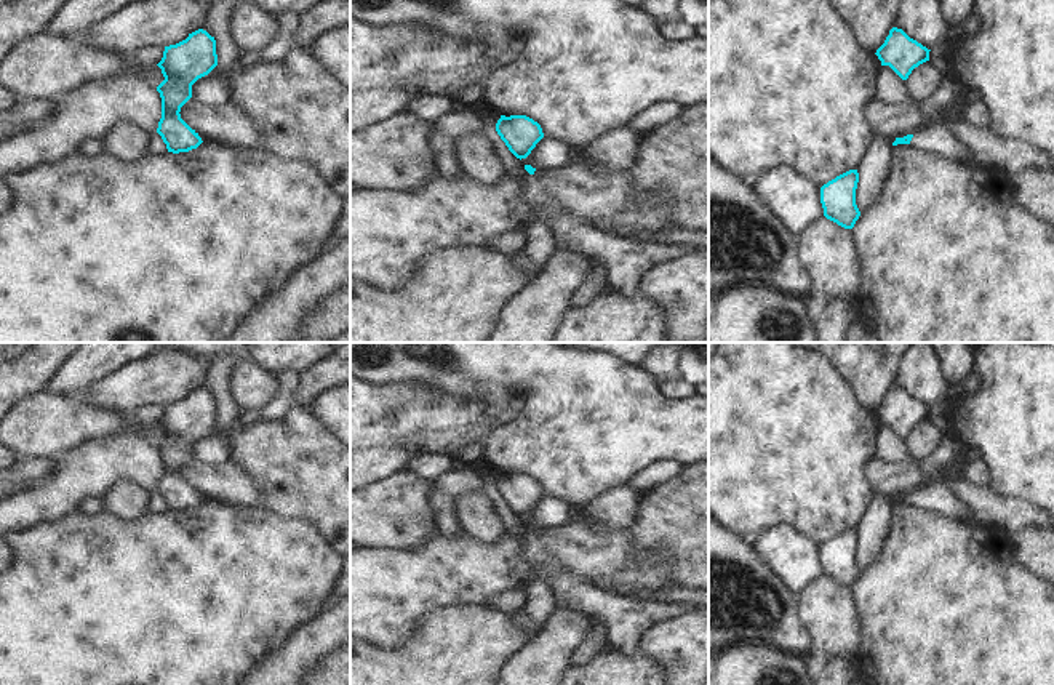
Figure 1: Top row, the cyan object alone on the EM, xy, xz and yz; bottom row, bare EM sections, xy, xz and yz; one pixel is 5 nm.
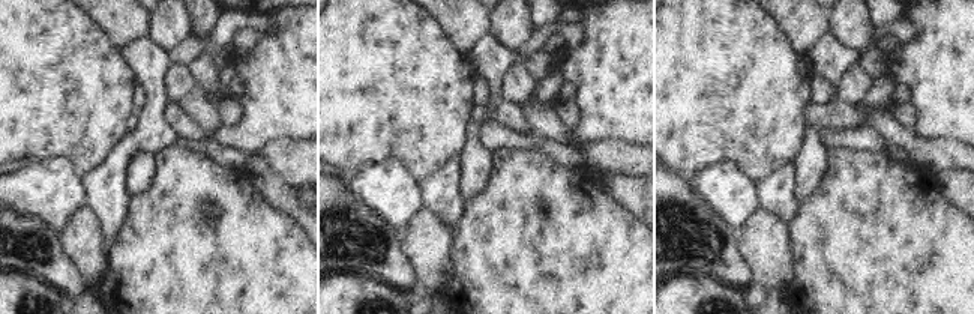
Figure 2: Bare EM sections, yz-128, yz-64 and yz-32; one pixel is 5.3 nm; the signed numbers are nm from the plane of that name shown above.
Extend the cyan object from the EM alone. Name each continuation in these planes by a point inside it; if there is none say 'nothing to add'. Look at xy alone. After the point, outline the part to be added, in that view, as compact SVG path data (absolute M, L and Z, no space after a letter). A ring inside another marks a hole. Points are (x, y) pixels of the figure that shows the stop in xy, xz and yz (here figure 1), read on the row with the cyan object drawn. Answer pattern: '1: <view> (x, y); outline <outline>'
nothing to add

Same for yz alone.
1: yz (934, 138); outline M940 122L913 131L910 146L953 162L974 163L971 152Z

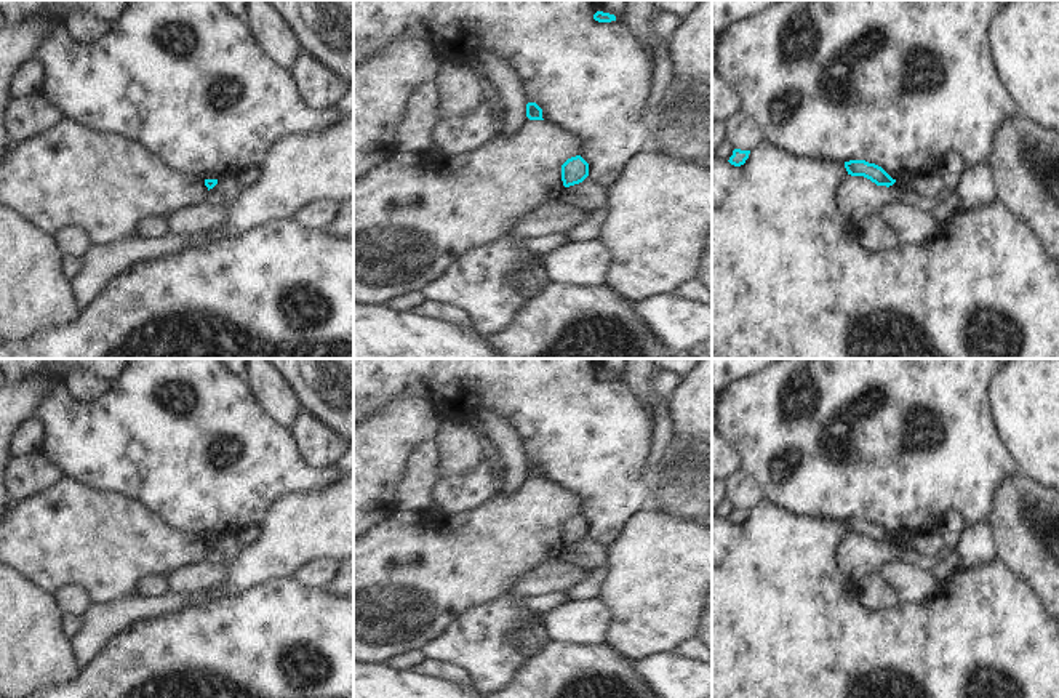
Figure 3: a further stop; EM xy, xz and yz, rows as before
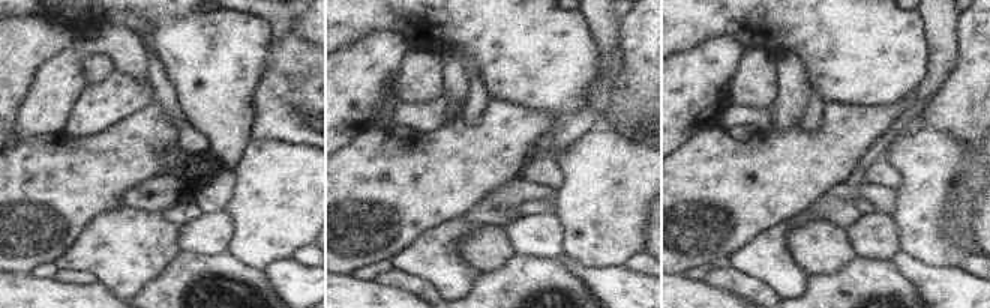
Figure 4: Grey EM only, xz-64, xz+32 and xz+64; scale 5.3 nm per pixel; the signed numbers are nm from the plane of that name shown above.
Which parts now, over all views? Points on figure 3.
nothing to add

